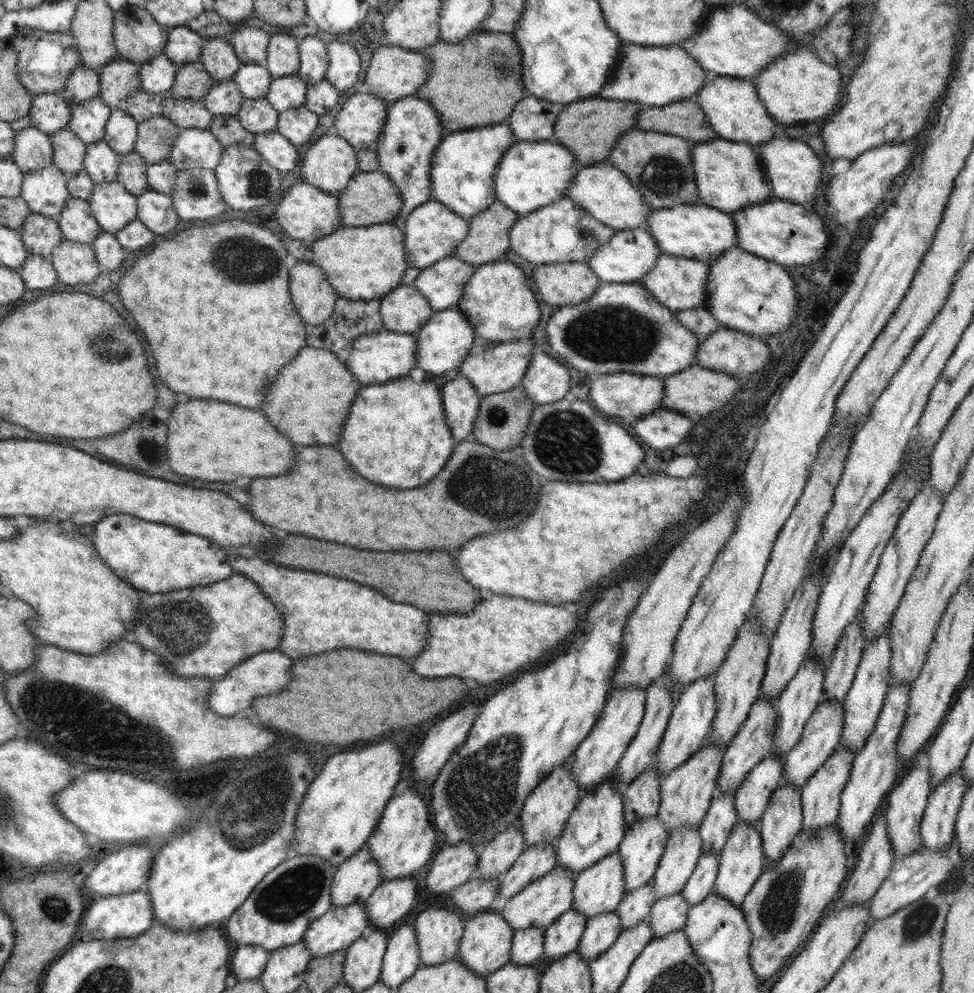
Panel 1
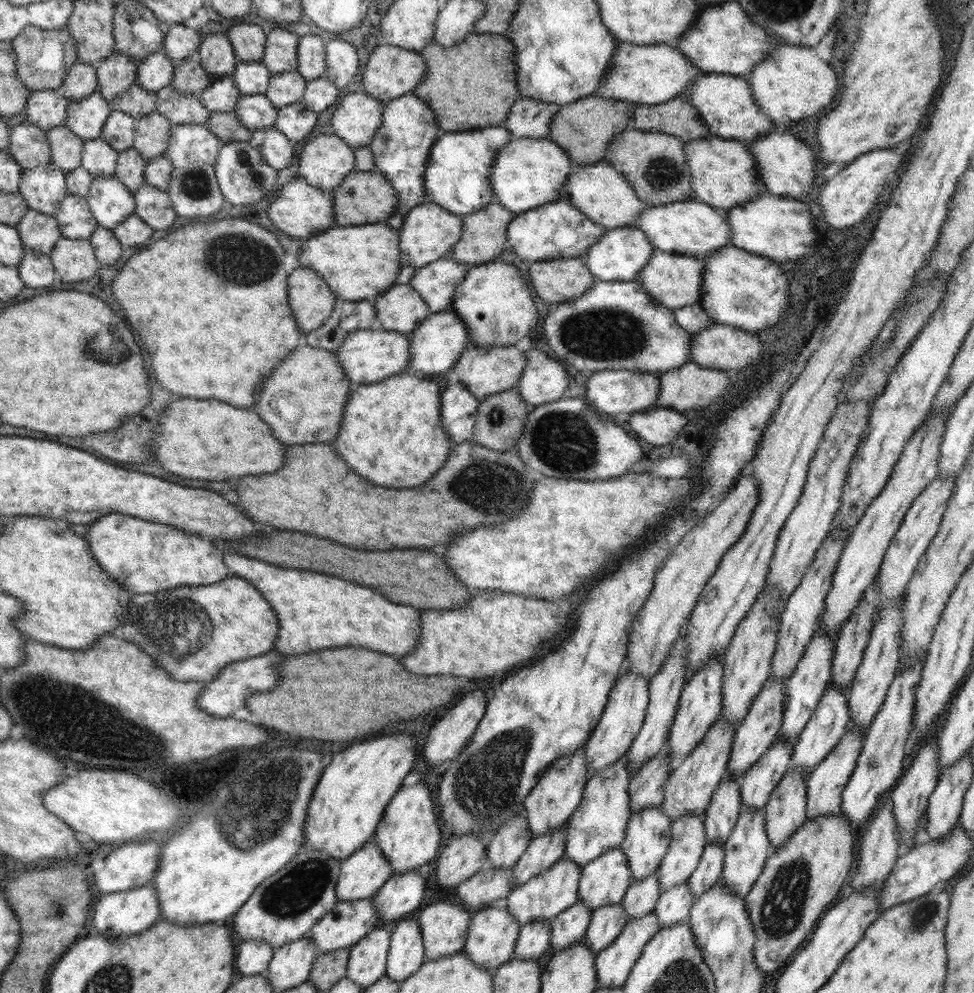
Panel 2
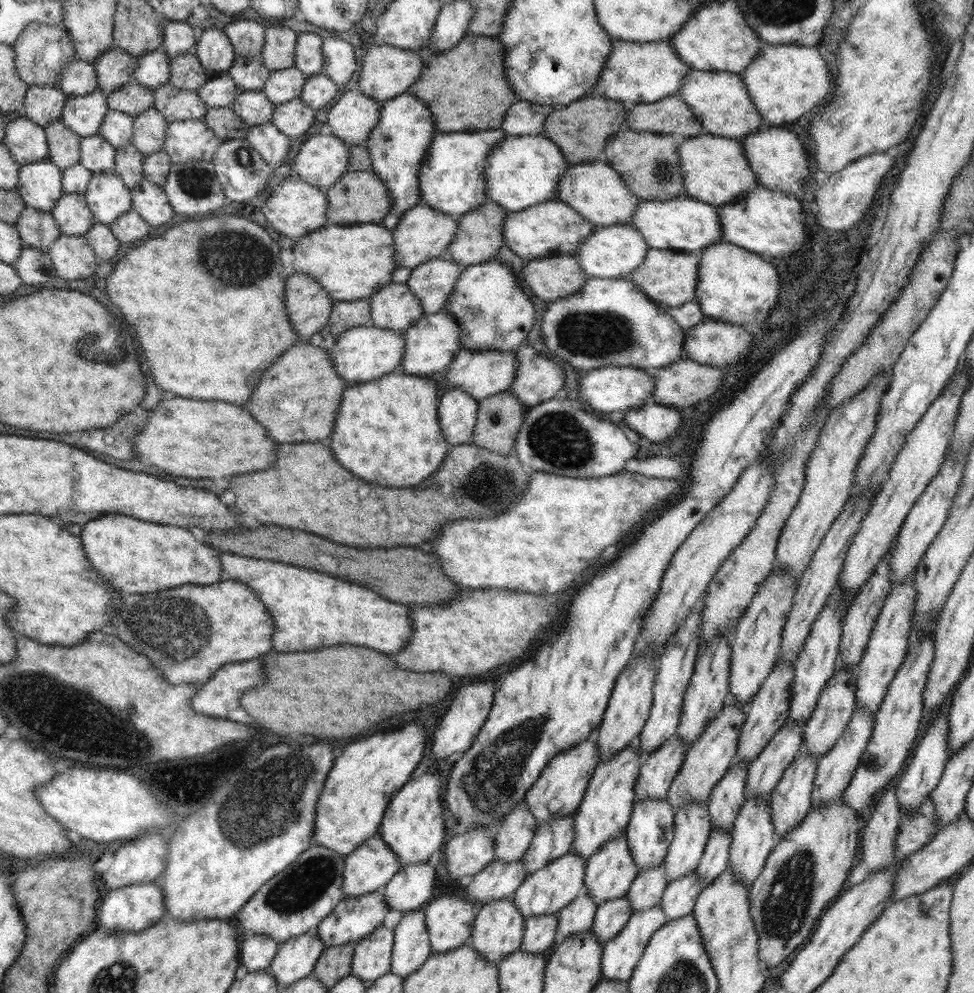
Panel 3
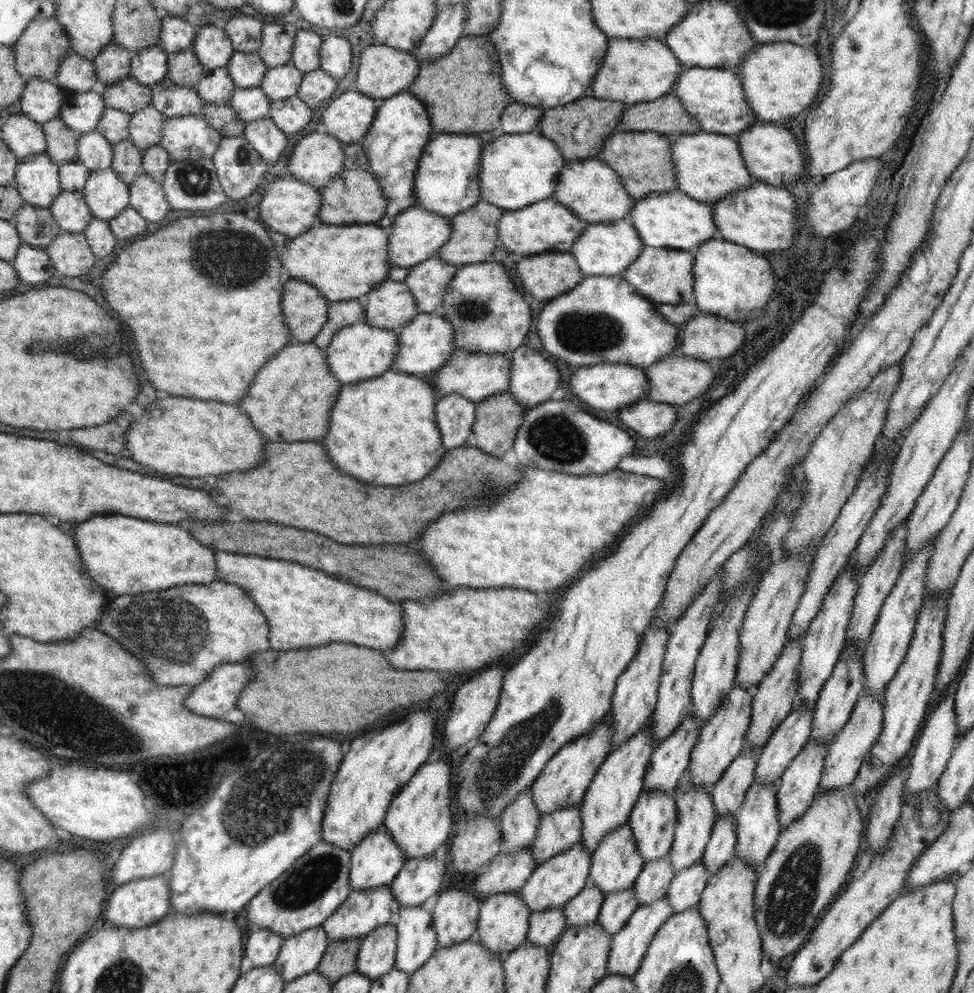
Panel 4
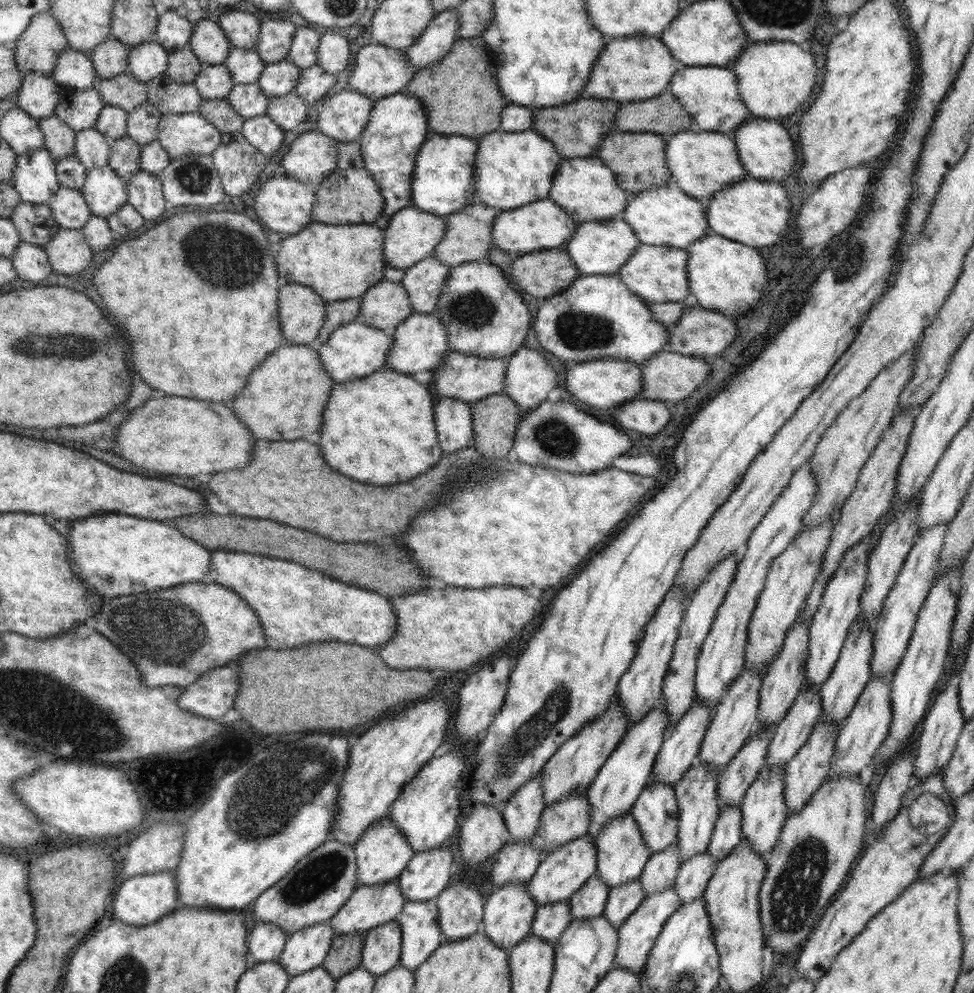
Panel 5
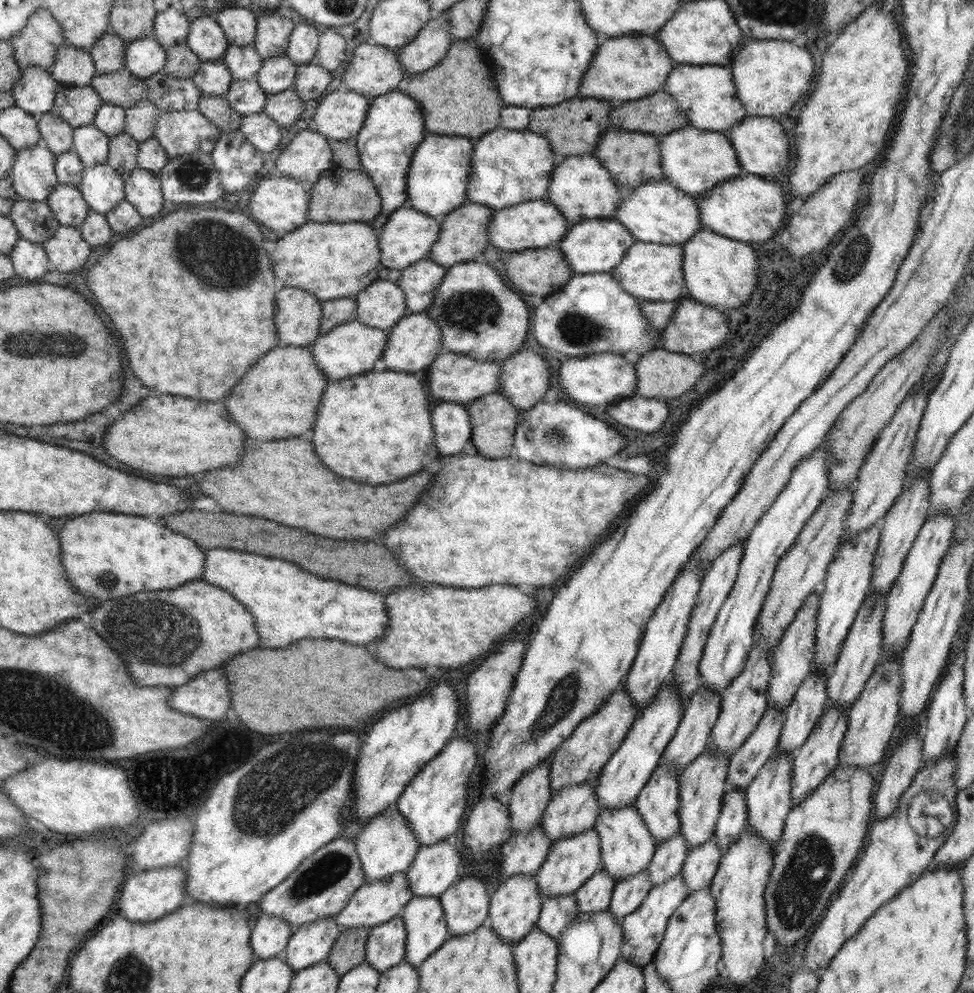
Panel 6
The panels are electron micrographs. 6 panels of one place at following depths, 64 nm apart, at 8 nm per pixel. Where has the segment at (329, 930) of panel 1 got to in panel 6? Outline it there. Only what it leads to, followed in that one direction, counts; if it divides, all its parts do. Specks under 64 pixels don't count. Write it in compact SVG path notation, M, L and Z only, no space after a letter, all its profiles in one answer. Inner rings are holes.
M407 870L405 872L398 872L382 880L366 881L358 887L357 892L352 895L348 904L335 916L336 924L340 928L375 927L376 925L390 921L396 916L400 916L405 904L408 904L408 901L412 897L414 897L414 894L408 888Z

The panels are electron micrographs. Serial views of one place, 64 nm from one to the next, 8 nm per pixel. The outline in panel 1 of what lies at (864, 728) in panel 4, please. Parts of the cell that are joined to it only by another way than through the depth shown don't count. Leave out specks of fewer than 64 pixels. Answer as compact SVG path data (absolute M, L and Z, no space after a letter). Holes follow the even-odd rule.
M840 745L832 756L808 779L802 786L802 831L806 834L815 834L823 828L836 823L840 808L840 796L846 782L850 780L850 771L856 750L849 750Z

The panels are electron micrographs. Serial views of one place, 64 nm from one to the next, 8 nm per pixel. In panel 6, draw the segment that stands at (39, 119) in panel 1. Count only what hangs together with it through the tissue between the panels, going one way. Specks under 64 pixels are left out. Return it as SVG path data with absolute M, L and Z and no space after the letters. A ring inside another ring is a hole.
M25 68L11 90L13 105L33 116L51 112L56 93L64 87L46 68Z

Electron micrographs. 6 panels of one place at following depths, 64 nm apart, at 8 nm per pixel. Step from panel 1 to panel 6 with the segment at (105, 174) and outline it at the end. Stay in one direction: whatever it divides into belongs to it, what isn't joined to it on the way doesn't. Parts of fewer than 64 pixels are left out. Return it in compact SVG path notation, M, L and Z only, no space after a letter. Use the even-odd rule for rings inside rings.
M93 124L73 129L73 149L85 167L107 164L110 137Z

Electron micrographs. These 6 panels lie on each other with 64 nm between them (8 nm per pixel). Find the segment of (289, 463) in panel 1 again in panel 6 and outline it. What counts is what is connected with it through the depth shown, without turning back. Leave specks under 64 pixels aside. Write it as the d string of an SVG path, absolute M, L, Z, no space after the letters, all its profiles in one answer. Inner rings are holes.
M153 394L154 398L146 398L142 402L142 408L136 412L126 412L120 420L116 420L108 432L104 446L110 456L116 460L138 468L146 470L158 476L188 476L188 474L198 474L198 472L208 472L208 470L218 470L218 468L228 468L236 466L242 460L244 454L244 432L230 420L226 408L218 402L200 402L200 400L190 400L182 396L166 396L166 394Z

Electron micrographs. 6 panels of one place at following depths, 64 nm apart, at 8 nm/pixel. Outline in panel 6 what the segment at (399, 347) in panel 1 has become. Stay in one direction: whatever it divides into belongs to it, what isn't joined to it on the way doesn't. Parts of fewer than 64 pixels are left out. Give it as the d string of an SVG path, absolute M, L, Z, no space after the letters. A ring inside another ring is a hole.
M358 320L332 328L324 335L318 335L309 347L313 354L316 368L323 372L330 381L338 381L351 376L358 376L380 367L380 359L387 343L387 332L360 324Z

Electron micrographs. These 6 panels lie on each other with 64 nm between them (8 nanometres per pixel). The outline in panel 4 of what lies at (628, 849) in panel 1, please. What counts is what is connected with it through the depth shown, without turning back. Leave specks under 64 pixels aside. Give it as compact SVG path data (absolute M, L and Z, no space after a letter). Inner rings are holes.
M643 791L629 817L633 839L644 862L656 861L668 855L674 844L675 828L678 822L678 808L675 798L662 791Z

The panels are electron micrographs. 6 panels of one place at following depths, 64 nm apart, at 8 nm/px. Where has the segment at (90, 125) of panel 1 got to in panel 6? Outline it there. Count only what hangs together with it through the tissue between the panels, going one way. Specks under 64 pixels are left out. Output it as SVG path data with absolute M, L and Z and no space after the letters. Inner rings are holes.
M90 85L64 87L56 93L51 113L62 117L73 129L93 124L103 100Z

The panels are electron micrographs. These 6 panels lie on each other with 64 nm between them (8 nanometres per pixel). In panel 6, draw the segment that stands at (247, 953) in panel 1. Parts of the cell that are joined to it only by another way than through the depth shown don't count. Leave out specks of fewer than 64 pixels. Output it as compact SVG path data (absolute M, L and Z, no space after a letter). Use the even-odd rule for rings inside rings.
M262 914L252 929L250 937L254 956L262 960L281 956L292 933L286 921Z

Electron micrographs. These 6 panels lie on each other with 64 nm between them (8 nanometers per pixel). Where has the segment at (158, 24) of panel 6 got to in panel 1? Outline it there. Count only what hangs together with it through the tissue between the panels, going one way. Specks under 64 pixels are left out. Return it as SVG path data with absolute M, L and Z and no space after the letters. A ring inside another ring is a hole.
M189 26L171 27L167 33L164 54L178 67L196 62L200 58L206 39Z

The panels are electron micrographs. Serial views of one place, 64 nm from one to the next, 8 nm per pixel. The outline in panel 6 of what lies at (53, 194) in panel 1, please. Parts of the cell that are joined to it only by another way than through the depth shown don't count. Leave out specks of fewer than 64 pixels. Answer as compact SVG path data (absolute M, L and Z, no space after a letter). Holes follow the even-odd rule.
M43 142L16 151L8 177L19 199L46 202L58 184L55 157Z

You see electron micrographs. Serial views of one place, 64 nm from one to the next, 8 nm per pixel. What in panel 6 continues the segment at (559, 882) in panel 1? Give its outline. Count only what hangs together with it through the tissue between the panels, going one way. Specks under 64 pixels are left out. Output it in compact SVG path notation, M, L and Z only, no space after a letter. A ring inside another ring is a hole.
M589 828L580 834L571 834L566 838L554 843L548 856L544 859L541 867L535 874L535 881L539 891L544 897L564 896L573 894L584 884L602 864L602 851L600 851L600 837L598 831Z

